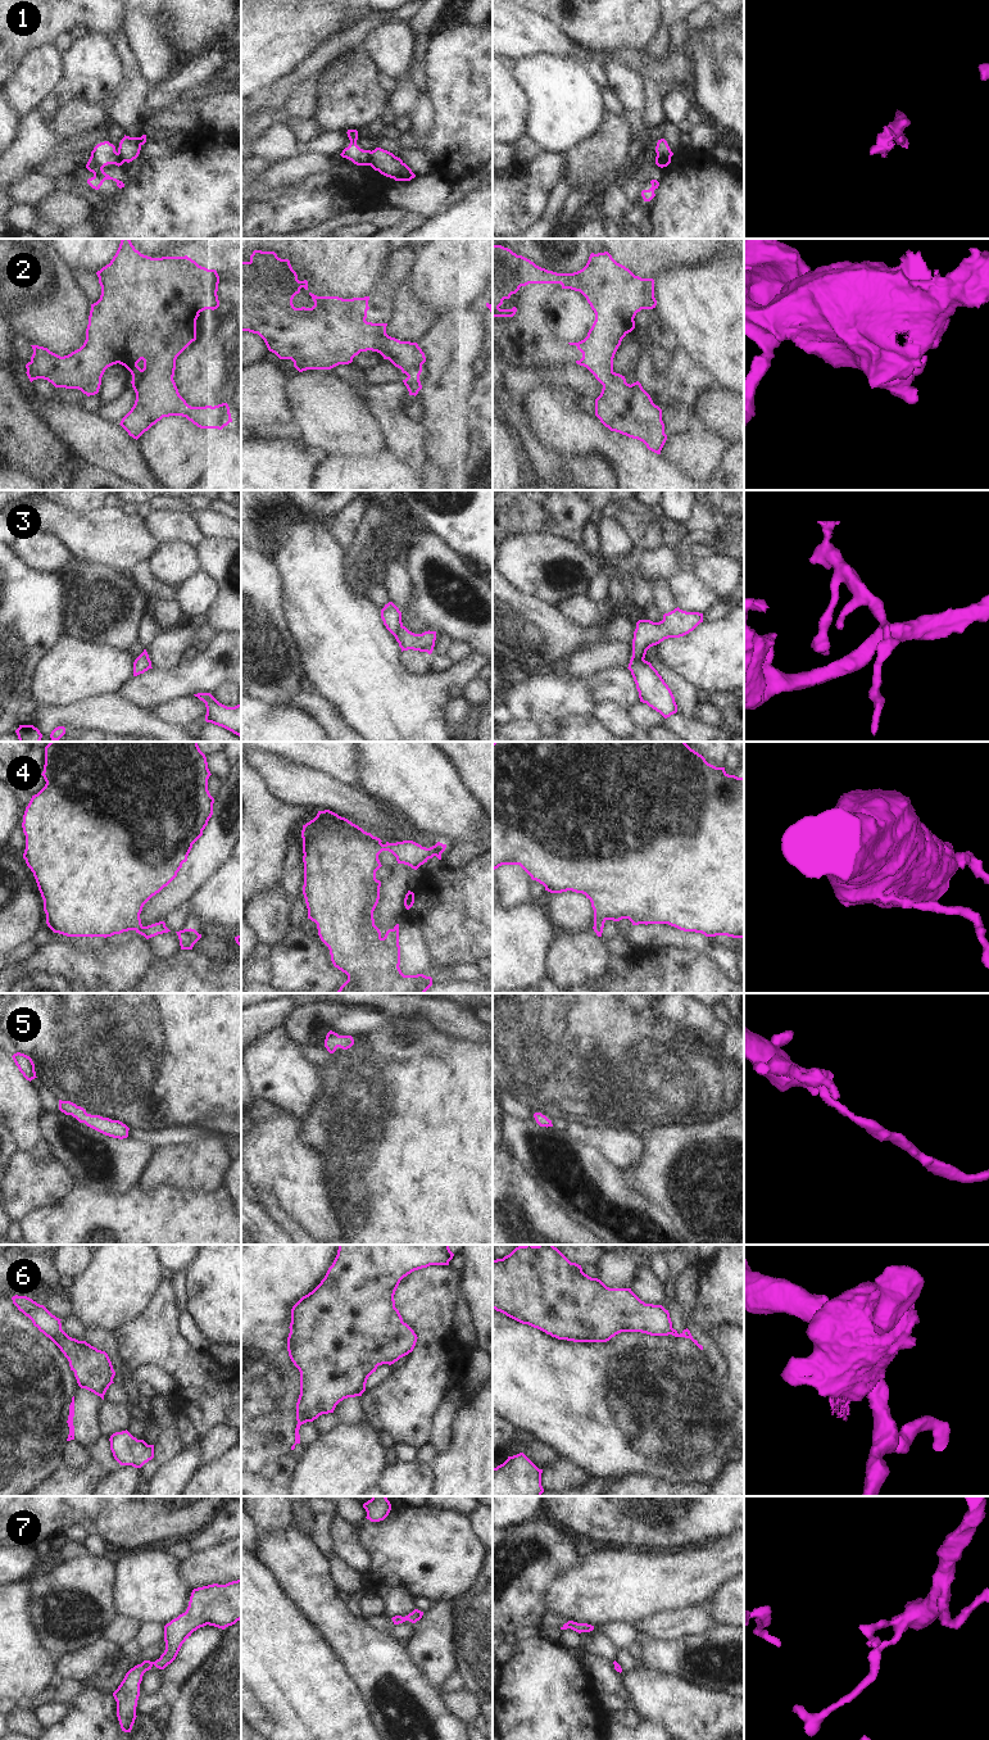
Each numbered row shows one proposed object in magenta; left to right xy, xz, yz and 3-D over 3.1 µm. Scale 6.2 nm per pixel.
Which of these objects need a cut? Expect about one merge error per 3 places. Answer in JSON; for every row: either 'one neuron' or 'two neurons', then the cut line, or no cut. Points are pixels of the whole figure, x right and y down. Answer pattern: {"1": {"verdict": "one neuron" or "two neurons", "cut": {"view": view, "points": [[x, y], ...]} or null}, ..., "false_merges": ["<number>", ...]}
{"1": {"verdict": "two neurons", "cut": {"view": "xz", "points": [[372, 152], [370, 164]]}}, "2": {"verdict": "one neuron", "cut": null}, "3": {"verdict": "two neurons", "cut": {"view": "yz", "points": [[643, 658], [635, 660], [629, 666]]}}, "4": {"verdict": "one neuron", "cut": null}, "5": {"verdict": "one neuron", "cut": null}, "6": {"verdict": "two neurons", "cut": {"view": "xz", "points": [[296, 1415], [305, 1422]]}}, "7": {"verdict": "one neuron", "cut": null}, "false_merges": ["1", "3", "6"]}

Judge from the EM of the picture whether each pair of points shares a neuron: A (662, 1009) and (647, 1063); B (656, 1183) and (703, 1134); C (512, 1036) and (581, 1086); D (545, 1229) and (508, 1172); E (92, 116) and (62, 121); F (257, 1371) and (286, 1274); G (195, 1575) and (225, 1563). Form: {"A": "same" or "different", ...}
{"A": "different", "B": "same", "C": "same", "D": "same", "E": "same", "F": "same", "G": "same"}

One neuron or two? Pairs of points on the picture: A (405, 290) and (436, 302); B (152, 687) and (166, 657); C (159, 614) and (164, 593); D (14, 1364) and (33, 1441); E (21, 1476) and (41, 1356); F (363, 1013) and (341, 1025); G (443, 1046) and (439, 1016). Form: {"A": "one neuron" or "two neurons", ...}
{"A": "two neurons", "B": "two neurons", "C": "two neurons", "D": "one neuron", "E": "one neuron", "F": "one neuron", "G": "two neurons"}

